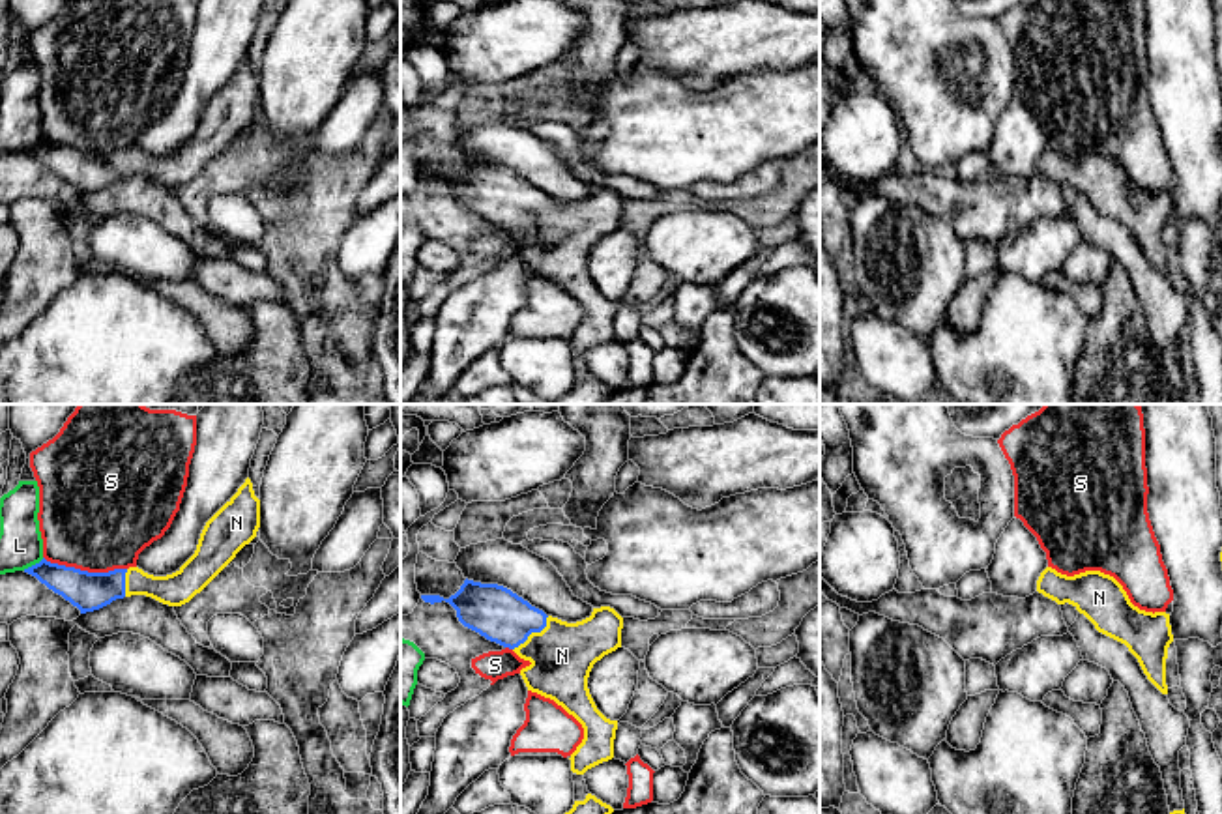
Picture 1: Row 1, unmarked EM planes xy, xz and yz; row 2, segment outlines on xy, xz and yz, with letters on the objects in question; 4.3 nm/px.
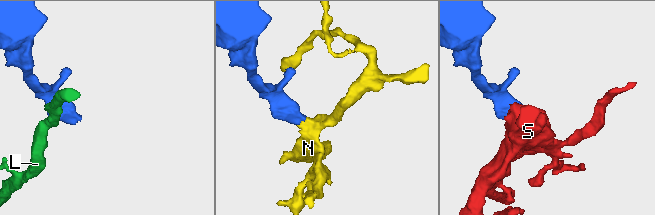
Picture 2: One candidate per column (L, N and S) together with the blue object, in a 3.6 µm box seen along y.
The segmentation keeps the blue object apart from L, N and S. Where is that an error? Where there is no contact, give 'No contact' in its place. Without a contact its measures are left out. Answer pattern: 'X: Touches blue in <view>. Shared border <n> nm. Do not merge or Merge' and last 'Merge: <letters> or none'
L: Touches blue in xy. Shared border 110 nm. Do not merge
N: Touches blue in xz. Shared border 220 nm. Merge
S: Touches blue in xy. Shared border 360 nm. Do not merge
Merge: N

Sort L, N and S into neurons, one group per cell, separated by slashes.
L / N / S

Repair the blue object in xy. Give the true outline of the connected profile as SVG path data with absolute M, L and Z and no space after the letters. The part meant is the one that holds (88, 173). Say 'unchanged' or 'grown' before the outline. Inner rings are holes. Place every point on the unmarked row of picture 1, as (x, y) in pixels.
grown; M247 58L238 73L206 103L195 135L172 155L153 157L138 148L88 153L51 144L45 138L24 153L62 176L80 195L131 176L146 176L168 187L182 187L200 174L256 118L258 109L260 80Z

